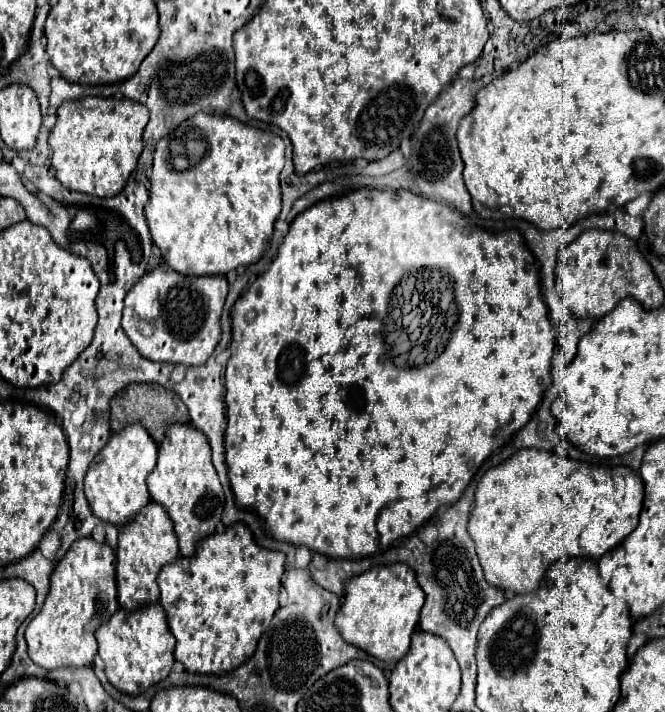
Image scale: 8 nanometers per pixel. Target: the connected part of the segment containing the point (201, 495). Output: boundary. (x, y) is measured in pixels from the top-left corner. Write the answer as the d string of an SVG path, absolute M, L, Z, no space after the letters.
M192 424L168 426L166 438L158 446L156 468L148 476L148 490L150 498L162 504L174 522L180 554L192 556L196 542L216 530L224 510L224 492L212 466L212 448L208 446L208 438Z

